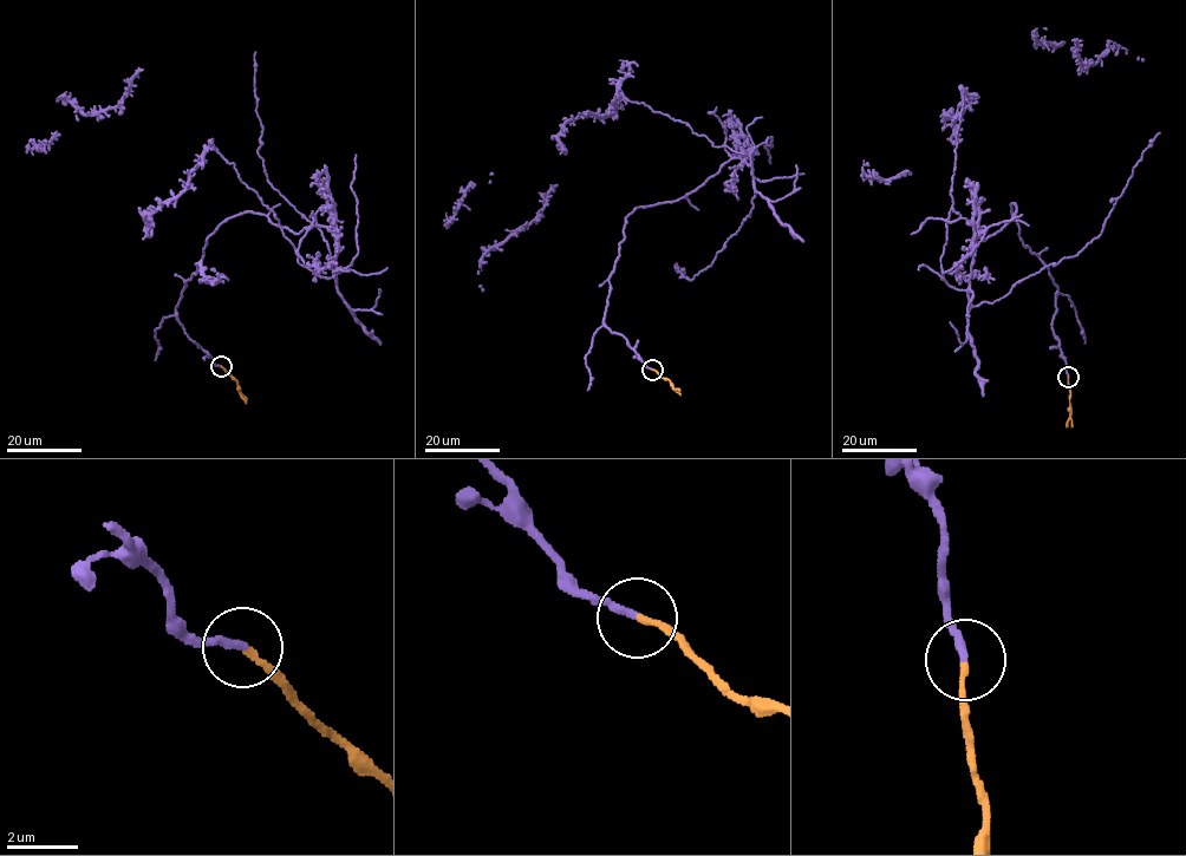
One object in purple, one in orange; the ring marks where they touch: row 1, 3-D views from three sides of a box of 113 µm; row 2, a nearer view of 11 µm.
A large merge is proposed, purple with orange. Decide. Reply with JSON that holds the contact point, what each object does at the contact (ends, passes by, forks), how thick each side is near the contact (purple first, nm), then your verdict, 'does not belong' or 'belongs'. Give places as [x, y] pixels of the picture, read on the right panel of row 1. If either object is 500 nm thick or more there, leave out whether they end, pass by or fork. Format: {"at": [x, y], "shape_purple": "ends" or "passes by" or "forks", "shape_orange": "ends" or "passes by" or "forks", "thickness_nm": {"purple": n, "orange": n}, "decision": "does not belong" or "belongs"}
{"at": [1068, 377], "shape_purple": "ends", "shape_orange": "ends", "thickness_nm": {"purple": 240, "orange": 180}, "decision": "does not belong"}

